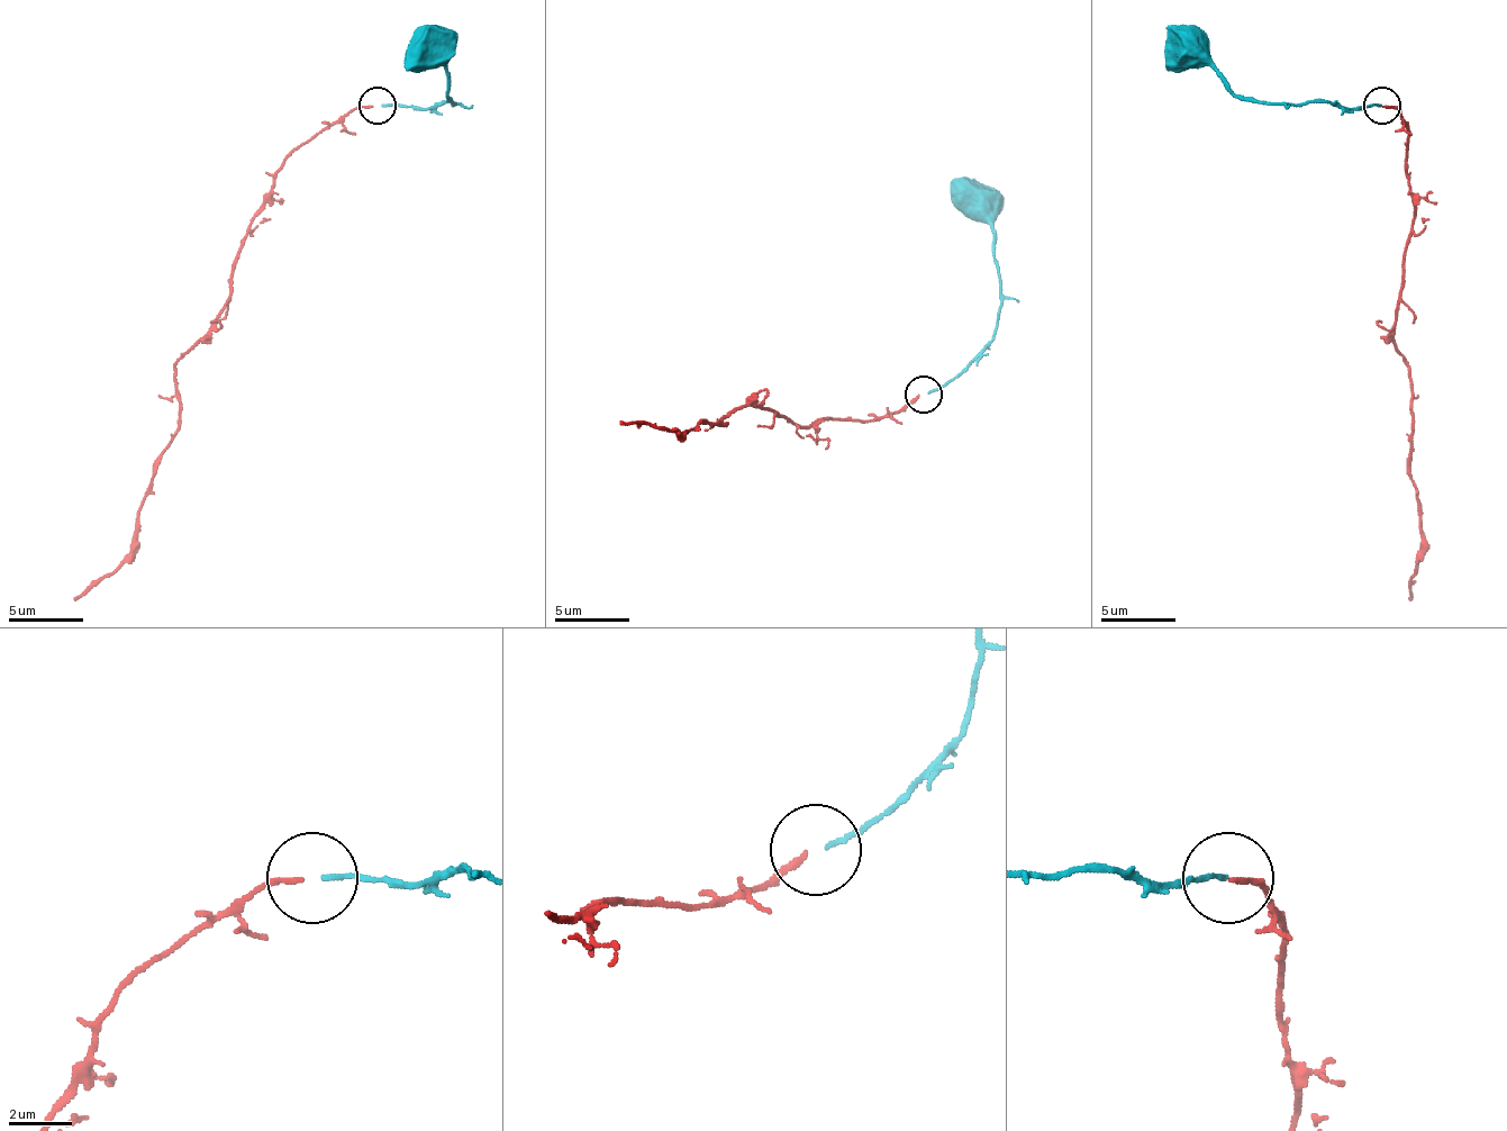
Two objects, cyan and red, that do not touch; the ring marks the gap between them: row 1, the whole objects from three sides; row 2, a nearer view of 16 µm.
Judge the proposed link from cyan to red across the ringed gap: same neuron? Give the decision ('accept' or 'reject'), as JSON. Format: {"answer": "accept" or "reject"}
{"answer": "accept"}

